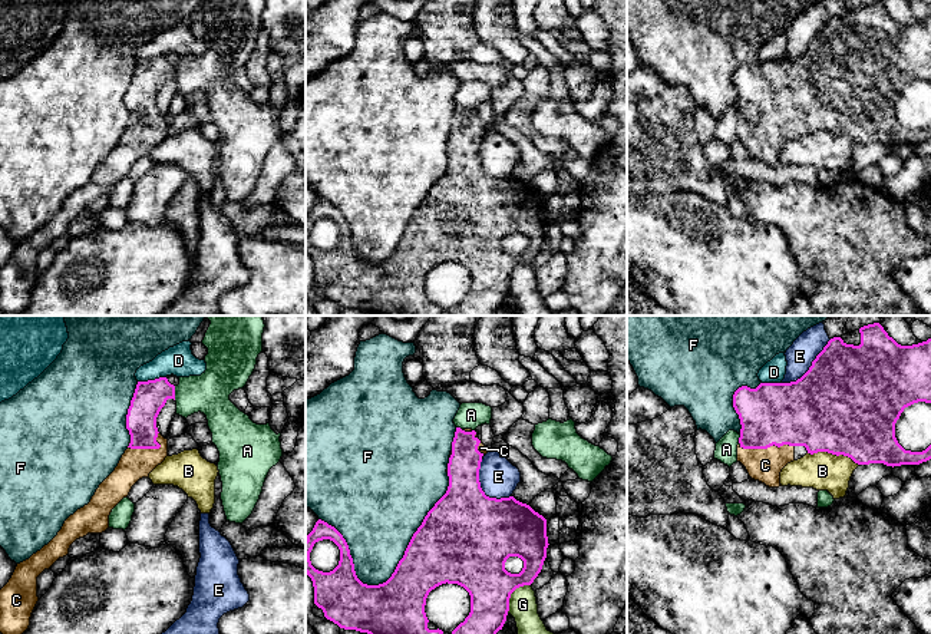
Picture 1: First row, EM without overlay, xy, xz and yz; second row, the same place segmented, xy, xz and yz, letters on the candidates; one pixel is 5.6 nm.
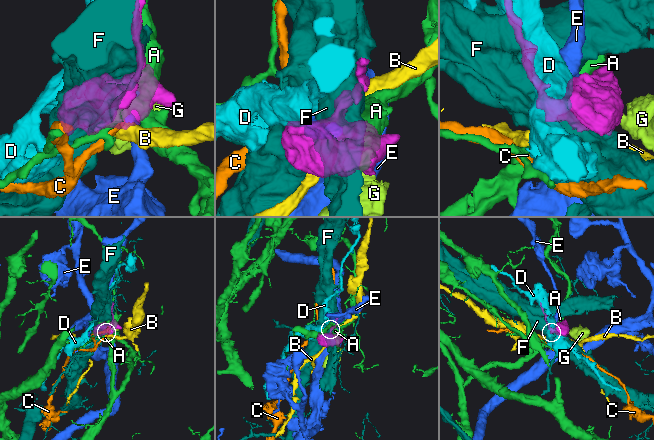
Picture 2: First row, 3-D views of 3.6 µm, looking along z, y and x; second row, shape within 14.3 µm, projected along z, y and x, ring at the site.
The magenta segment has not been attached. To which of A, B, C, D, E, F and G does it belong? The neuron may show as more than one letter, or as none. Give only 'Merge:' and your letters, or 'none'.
Merge: C

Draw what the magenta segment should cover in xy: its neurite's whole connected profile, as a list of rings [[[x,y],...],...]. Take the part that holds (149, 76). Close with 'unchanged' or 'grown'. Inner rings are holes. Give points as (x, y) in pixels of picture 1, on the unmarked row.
[[[166,56],[138,60],[126,93],[131,120],[118,145],[99,164],[90,181],[70,194],[47,224],[17,242],[0,268],[0,311],[4,316],[20,316],[29,307],[39,280],[37,255],[66,235],[76,218],[105,211],[112,188],[139,158],[148,156],[165,139],[168,118],[158,110],[156,96],[168,77],[175,79],[175,65]]] | grown

